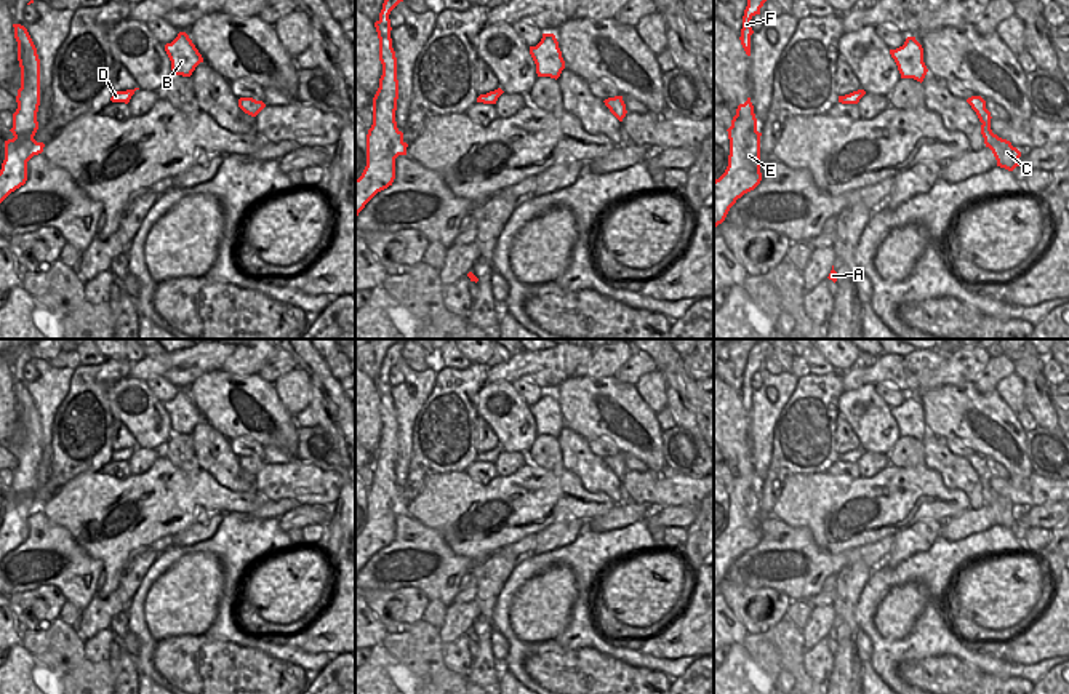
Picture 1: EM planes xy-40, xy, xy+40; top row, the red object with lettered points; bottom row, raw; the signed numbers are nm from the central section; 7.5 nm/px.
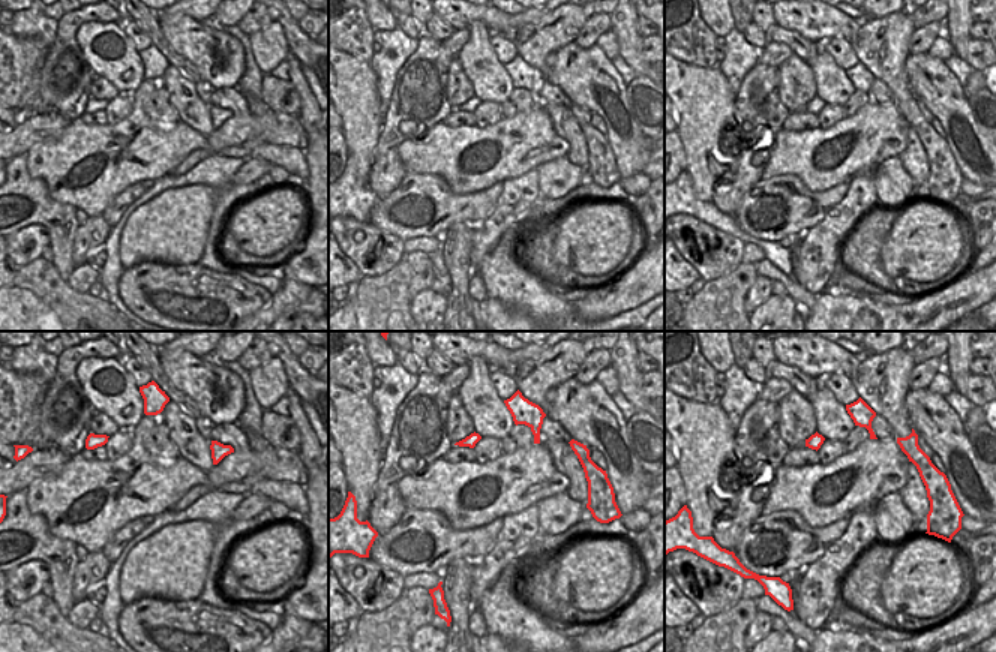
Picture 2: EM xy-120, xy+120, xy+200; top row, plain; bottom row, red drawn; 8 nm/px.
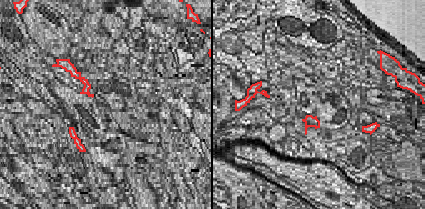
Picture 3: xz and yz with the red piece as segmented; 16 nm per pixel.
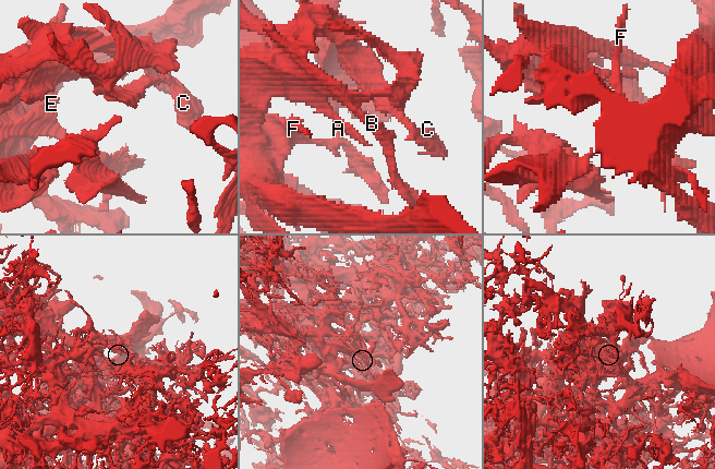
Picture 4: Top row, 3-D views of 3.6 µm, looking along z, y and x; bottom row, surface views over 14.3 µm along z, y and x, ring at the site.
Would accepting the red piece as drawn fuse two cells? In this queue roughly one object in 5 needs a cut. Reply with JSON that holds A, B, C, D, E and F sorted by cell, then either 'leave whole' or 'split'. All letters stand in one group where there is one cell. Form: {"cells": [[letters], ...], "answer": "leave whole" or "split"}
{"cells": [["A", "B", "D", "E", "F"], ["C"]], "answer": "split"}

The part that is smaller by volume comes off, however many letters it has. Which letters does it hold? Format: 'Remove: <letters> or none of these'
Remove: C

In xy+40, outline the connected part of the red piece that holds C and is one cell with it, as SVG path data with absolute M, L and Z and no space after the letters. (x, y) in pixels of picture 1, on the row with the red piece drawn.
M984 109L984 122L981 125L981 134L986 147L989 147L997 160L997 166L1013 171L1019 166L1021 152L1011 146L1010 141L999 138L991 130L991 112Z

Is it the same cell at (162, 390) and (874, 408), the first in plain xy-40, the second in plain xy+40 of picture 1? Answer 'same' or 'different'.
different

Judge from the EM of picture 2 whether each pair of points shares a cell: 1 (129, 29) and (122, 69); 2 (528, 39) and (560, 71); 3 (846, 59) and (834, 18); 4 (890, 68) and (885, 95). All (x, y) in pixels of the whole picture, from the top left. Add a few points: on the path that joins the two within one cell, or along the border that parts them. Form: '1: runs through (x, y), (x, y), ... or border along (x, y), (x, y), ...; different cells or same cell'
1: border along (120, 30), (138, 51); different cells
2: border along (573, 41), (548, 59), (545, 77); different cells
3: border along (849, 41), (830, 38), (824, 44); different cells
4: border along (876, 78), (899, 101); different cells

